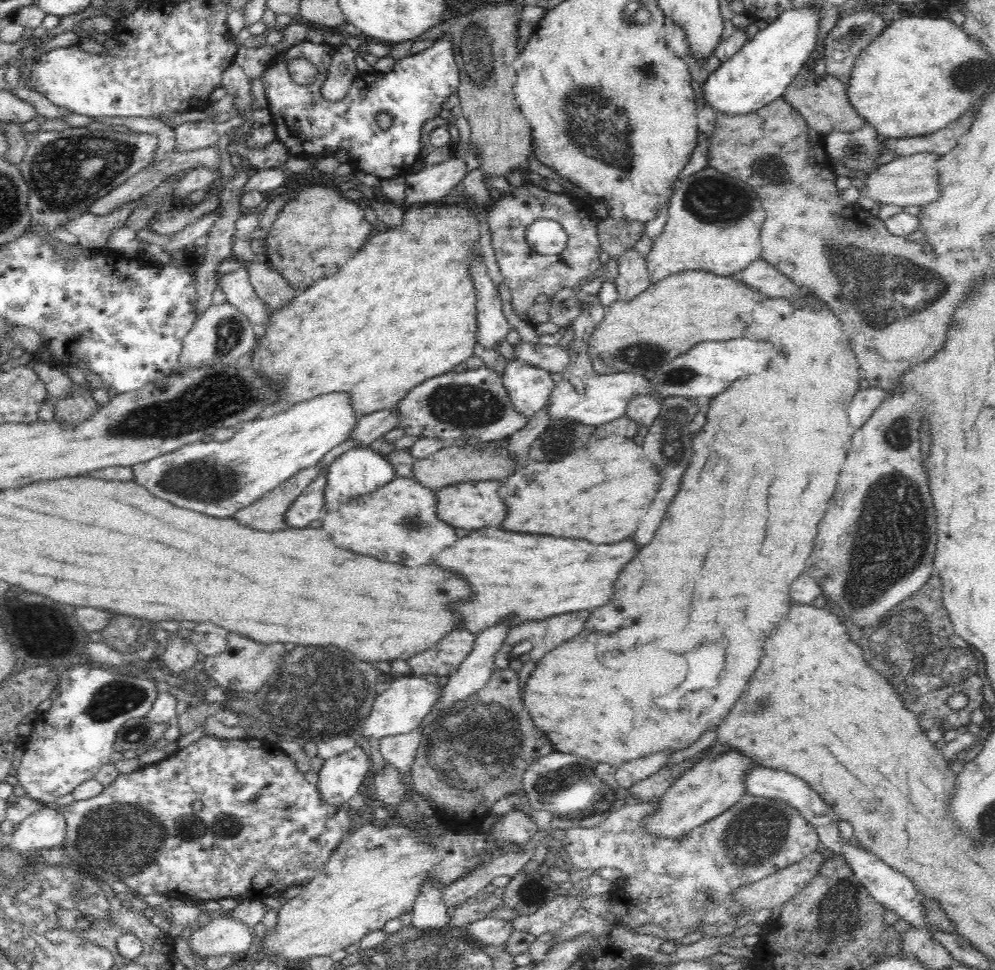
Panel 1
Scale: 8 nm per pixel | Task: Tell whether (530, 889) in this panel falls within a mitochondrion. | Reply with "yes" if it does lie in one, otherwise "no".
yes

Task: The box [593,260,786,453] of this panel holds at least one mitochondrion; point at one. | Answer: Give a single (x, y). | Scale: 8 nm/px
(645, 354)

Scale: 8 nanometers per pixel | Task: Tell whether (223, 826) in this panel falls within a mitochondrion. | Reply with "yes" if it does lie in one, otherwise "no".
yes

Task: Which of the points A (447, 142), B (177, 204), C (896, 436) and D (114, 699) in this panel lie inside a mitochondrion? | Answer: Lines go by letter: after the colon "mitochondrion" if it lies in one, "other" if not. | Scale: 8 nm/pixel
A: other
B: other
C: mitochondrion
D: mitochondrion

